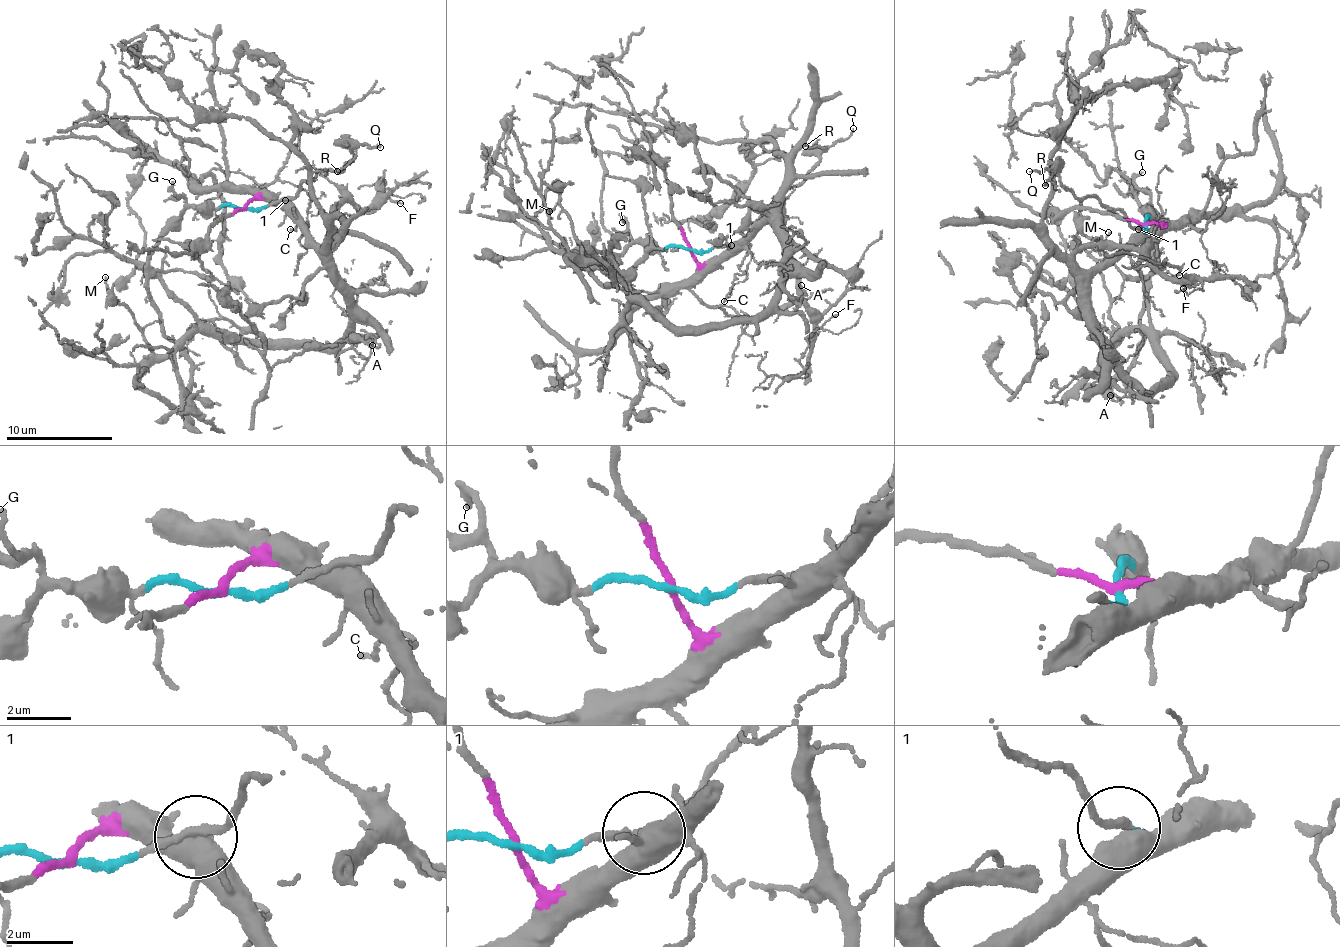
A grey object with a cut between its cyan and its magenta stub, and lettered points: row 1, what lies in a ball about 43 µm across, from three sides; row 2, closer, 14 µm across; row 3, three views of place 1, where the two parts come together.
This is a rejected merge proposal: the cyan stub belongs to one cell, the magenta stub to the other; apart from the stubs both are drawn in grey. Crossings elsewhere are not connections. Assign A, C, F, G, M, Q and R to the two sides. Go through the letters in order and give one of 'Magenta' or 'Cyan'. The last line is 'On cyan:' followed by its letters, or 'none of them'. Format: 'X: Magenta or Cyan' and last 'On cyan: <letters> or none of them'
A: Magenta
C: Magenta
F: Magenta
G: Cyan
M: Magenta
Q: Cyan
R: Cyan
On cyan: G, Q, R

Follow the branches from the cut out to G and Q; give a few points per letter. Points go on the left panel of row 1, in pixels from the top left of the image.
G: (244, 207), (191, 205), (175, 193), (171, 180)
Q: (244, 207), (260, 210), (289, 200), (321, 170), (343, 168), (360, 146), (379, 148)

